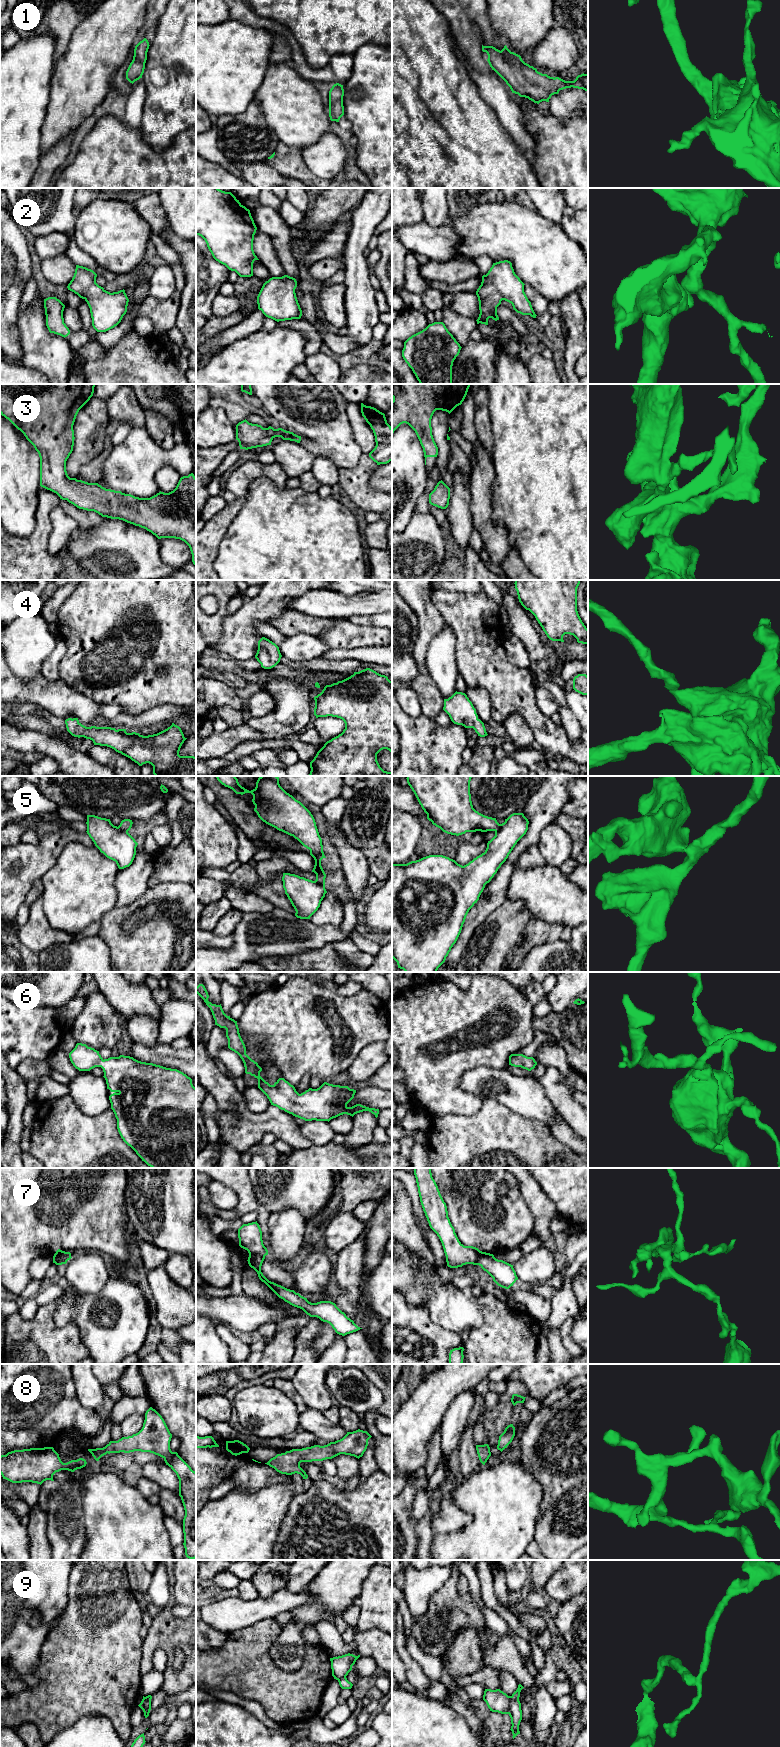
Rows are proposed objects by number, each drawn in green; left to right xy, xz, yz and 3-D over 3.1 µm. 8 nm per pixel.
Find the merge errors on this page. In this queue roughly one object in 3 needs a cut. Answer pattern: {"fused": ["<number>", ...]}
{"fused": ["5", "7", "9"]}

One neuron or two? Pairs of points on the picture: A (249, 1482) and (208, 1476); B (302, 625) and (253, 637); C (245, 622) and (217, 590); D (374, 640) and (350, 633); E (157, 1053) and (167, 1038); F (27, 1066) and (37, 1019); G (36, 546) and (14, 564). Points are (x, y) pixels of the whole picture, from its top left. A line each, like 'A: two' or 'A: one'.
A: one
B: two
C: two
D: one
E: two
F: two
G: one

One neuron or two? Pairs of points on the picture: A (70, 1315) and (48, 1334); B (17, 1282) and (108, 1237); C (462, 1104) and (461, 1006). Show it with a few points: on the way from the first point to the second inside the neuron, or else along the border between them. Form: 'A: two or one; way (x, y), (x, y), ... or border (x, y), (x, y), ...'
A: two; border (59, 1301), (54, 1321), (73, 1323), (80, 1335)
B: one; way (26, 1255), (44, 1237), (81, 1237)
C: one; way (438, 1080), (435, 1040), (445, 1030)

